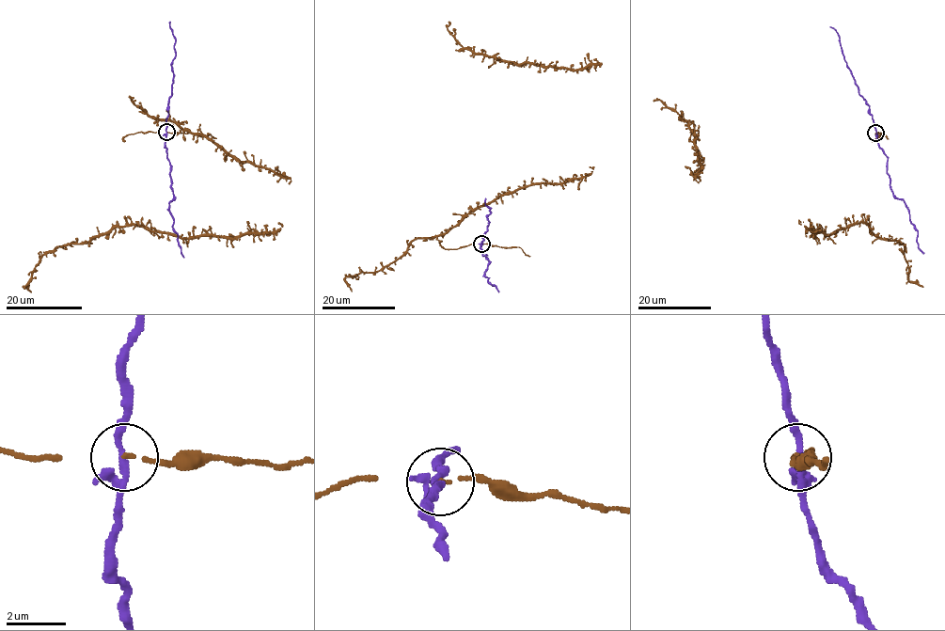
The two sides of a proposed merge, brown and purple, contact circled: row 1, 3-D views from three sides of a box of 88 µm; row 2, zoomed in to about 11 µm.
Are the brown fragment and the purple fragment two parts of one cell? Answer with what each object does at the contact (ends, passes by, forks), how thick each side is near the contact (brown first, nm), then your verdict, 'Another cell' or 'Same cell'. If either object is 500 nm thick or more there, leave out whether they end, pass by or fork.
At the ring brown ends. At the ring purple forks. Thickness 120 nm (brown) against 180 nm. Another cell

